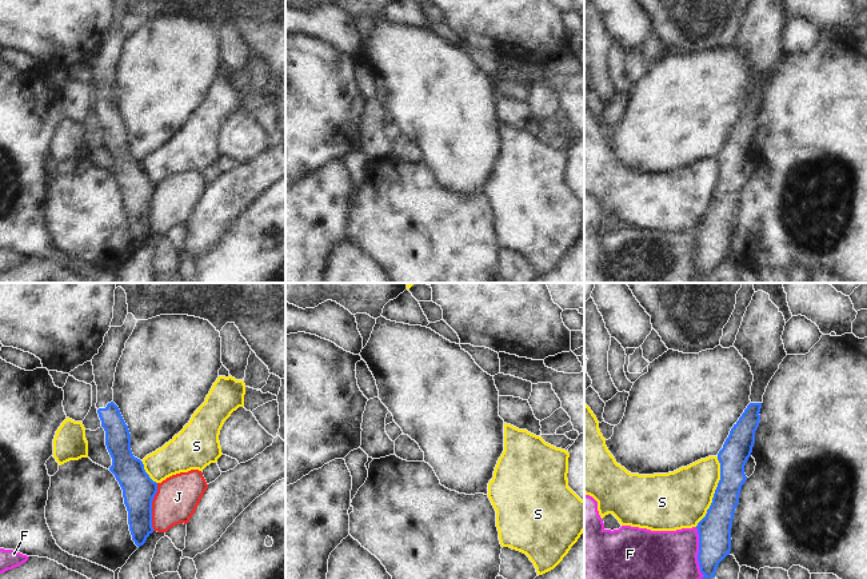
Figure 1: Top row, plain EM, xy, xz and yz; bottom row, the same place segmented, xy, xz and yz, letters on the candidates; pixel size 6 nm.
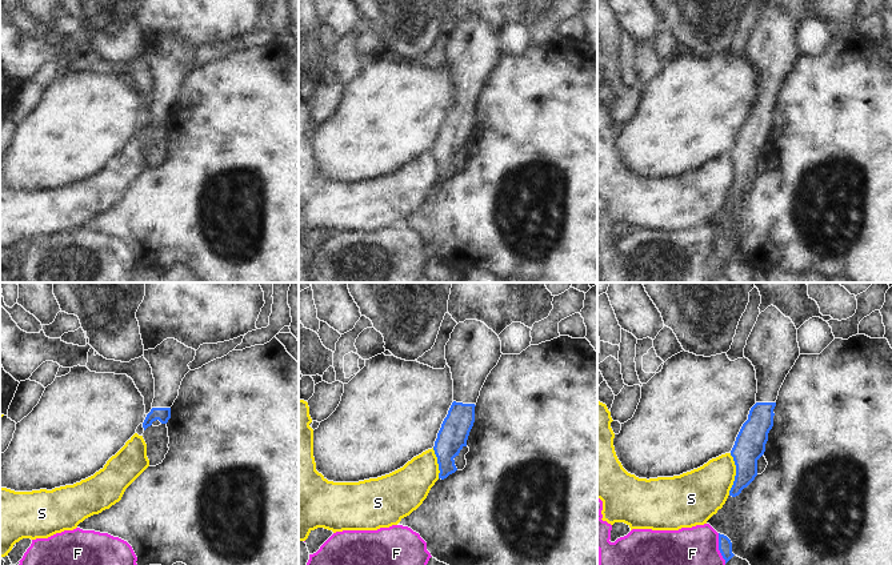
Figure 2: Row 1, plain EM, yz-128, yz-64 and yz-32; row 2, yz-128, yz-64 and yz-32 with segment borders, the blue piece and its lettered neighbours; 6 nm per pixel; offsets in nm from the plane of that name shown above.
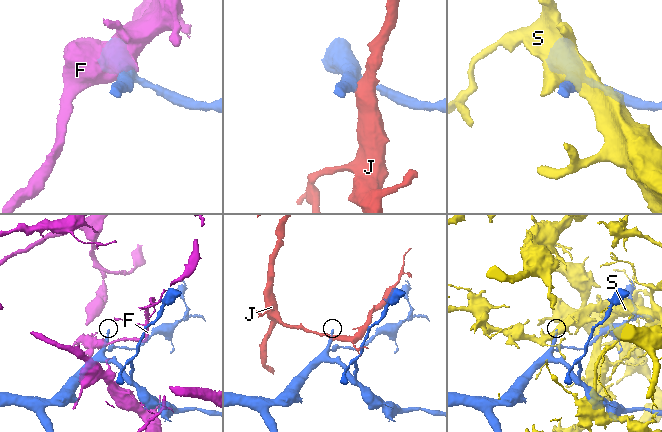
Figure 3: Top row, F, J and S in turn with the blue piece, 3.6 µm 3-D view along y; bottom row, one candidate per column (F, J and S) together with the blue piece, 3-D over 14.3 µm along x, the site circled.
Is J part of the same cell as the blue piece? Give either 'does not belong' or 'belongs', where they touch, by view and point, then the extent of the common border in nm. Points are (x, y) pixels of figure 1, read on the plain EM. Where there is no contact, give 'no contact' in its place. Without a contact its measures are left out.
does not belong; contact xy (151, 208); length 280 nm

